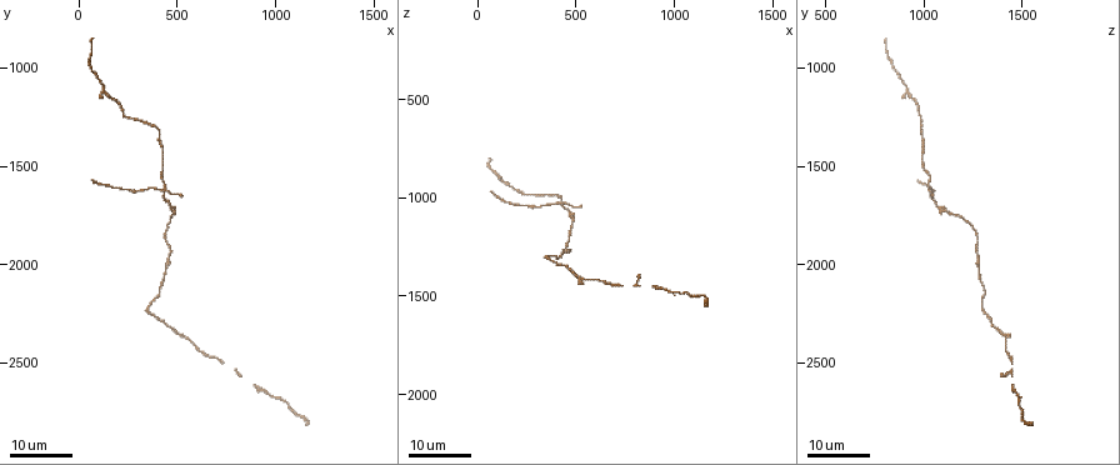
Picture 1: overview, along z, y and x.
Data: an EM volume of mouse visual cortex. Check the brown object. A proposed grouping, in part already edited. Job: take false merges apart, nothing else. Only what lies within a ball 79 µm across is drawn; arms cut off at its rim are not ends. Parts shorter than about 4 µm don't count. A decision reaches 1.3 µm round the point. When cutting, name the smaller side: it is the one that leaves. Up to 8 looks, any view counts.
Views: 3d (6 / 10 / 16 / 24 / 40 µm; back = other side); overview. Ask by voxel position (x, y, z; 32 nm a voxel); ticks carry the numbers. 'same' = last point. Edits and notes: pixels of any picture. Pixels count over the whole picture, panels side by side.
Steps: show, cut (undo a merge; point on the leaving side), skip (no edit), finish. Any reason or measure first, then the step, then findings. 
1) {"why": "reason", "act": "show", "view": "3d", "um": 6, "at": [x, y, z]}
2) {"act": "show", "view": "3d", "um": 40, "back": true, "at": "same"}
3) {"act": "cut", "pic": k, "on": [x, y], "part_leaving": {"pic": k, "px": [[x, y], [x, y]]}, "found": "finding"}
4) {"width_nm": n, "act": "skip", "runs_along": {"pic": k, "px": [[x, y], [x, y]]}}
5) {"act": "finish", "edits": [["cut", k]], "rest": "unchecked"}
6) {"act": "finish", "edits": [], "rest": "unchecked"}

{"why": "calibre changes", "act": "show", "view": "3d", "um": 24, "at": [810, 2540, 1430]}

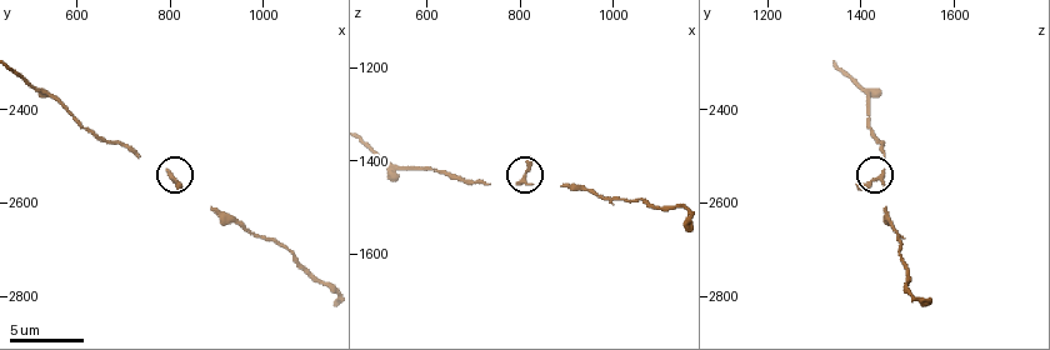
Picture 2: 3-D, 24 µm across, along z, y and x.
{"act": "show", "view": "3d", "um": 10, "at": [805, 2550, 1440]}

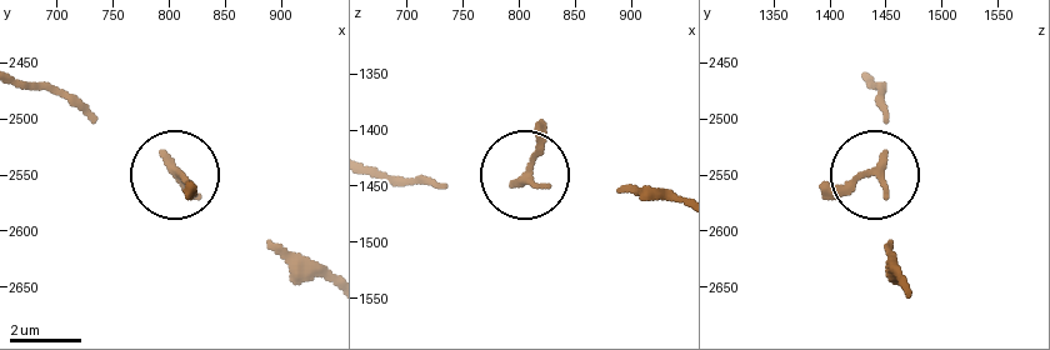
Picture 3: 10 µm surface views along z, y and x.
{"act": "skip", "found": "one neuron here"}

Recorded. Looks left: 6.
{"why": "calibre changes", "act": "show", "view": "3d", "um": 16, "at": [950, 2650, 1470]}

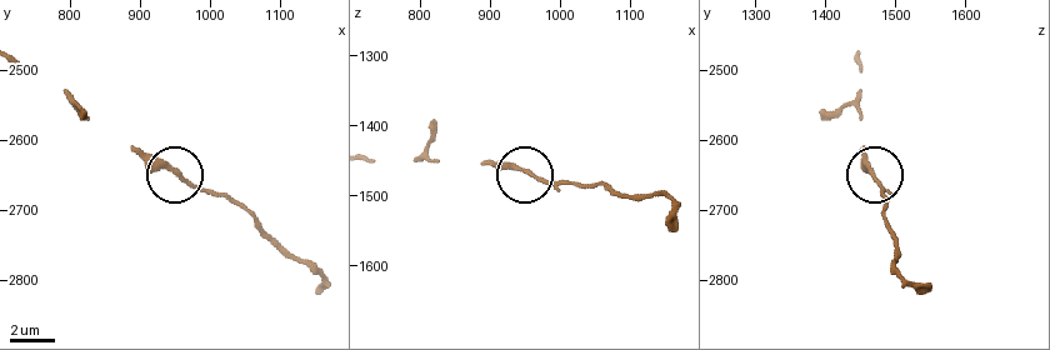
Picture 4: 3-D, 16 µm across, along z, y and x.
{"why": "closer look", "act": "show", "view": "3d", "um": 6, "at": [950, 2640, 1465]}

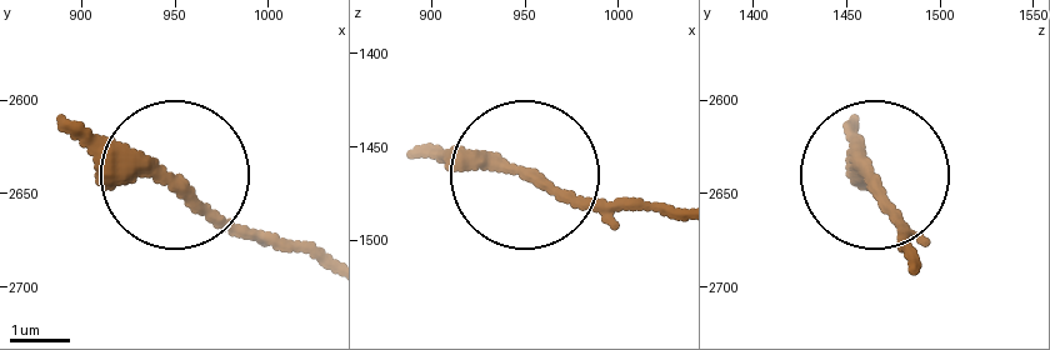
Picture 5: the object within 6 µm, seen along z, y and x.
{"act": "skip", "found": "all the same neuron"}

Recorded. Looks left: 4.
{"why": "four or more arms meet", "act": "show", "view": "3d", "um": 24, "at": [420, 1610, 1020]}

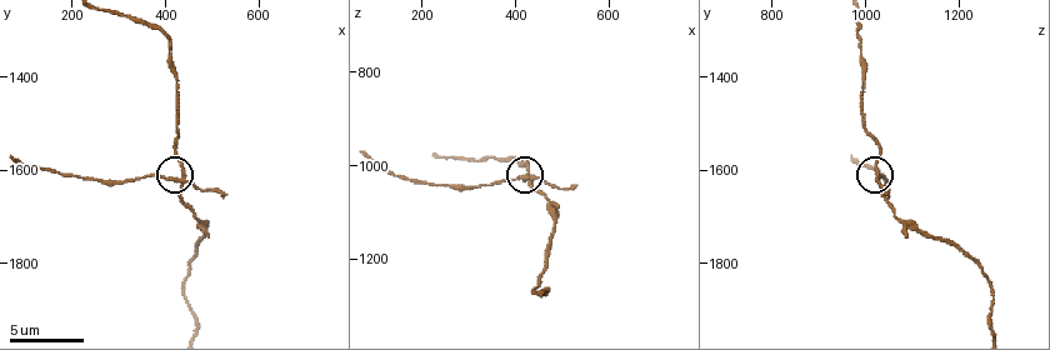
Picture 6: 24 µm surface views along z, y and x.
{"act": "show", "view": "3d", "um": 6, "at": [425, 1620, 1030]}

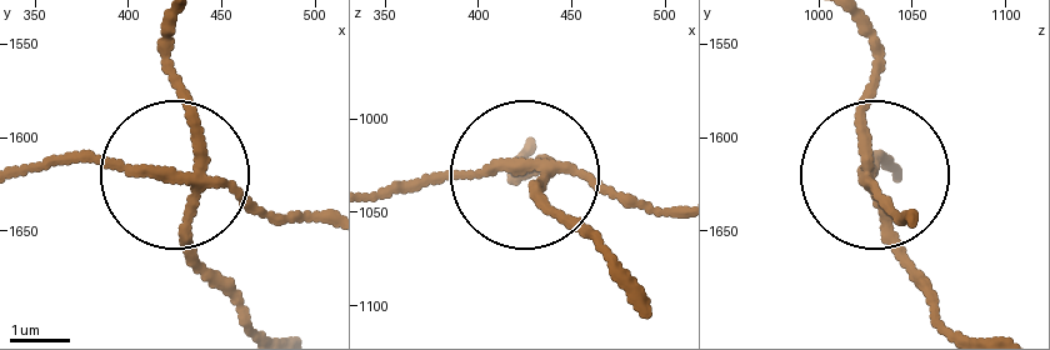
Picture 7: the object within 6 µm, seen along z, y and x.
{"side_arm_um": 14, "arms": 4, "act": "cut", "pic": 7, "on": [270, 211], "found": "a second neuron is stuck on"}

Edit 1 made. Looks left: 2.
{"act": "finish", "edits": [["cut", 7]], "rest": "unchecked"}

